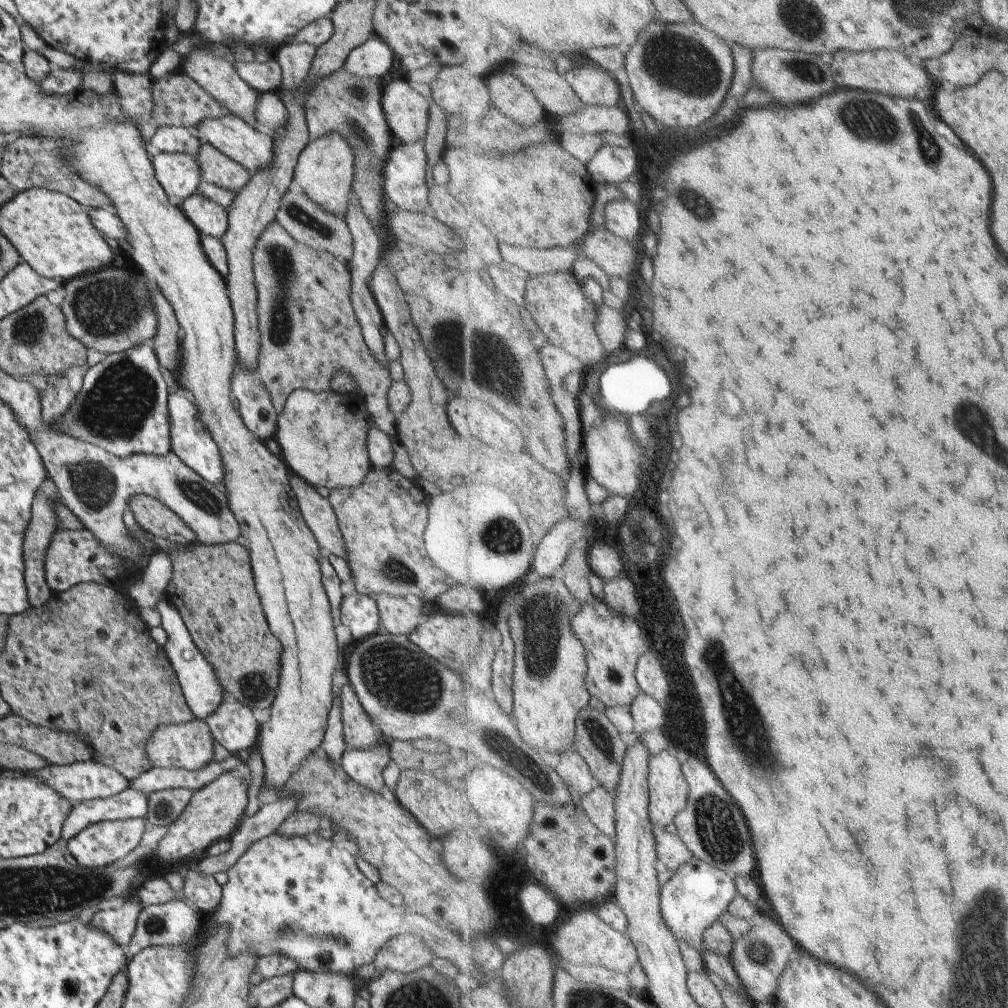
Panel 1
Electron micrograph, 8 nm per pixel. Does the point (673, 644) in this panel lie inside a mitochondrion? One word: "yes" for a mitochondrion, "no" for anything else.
no

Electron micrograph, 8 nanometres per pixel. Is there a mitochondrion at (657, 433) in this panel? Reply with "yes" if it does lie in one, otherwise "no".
no

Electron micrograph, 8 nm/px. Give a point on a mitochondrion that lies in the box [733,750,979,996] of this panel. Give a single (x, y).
(757, 951)

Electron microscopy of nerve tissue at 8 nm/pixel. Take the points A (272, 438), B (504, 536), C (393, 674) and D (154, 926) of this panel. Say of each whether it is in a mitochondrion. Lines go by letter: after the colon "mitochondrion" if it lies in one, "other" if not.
A: other
B: mitochondrion
C: mitochondrion
D: mitochondrion

